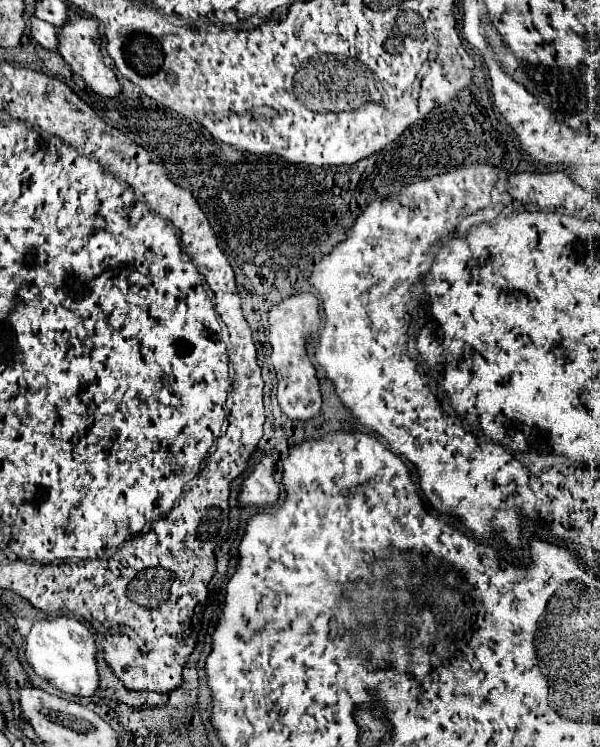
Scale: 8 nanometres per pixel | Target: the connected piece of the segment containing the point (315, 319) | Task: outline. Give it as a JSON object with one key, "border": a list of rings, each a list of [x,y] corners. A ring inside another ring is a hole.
{"border":[[[311,293],[291,295],[269,311],[271,323],[271,361],[277,371],[277,401],[281,413],[291,421],[309,421],[321,413],[321,391],[319,381],[315,377],[315,367],[311,365],[305,341],[311,331],[319,329],[319,299]]]}

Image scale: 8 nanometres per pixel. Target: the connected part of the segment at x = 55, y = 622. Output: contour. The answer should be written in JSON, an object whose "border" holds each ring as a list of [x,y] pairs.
{"border":[[[55,617],[35,621],[31,633],[27,637],[27,663],[33,671],[49,681],[55,689],[61,689],[75,697],[93,697],[99,689],[99,673],[95,659],[95,637],[91,629],[87,629],[75,617]]]}

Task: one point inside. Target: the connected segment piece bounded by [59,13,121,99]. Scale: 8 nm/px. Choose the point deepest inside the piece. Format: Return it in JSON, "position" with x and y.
{"position":[79,41]}

